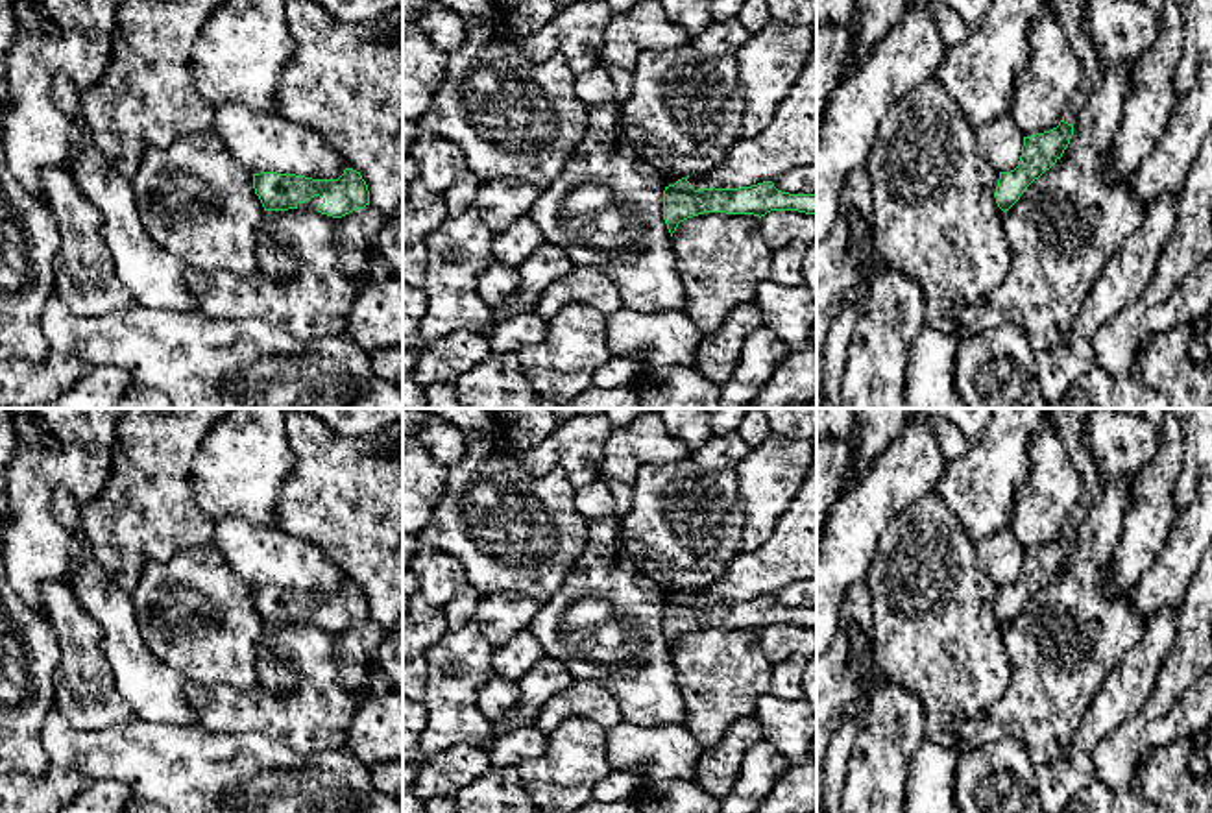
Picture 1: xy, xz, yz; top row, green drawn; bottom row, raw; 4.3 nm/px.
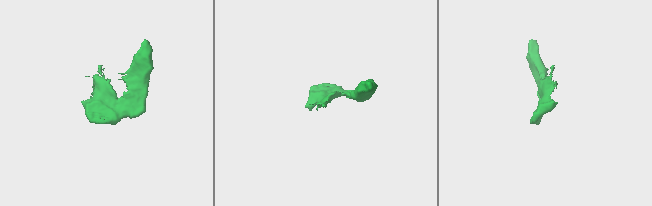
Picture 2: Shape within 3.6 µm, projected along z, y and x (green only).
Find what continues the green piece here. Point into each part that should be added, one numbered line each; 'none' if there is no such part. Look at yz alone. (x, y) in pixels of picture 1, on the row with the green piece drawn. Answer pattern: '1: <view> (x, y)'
1: yz (1070, 13)

